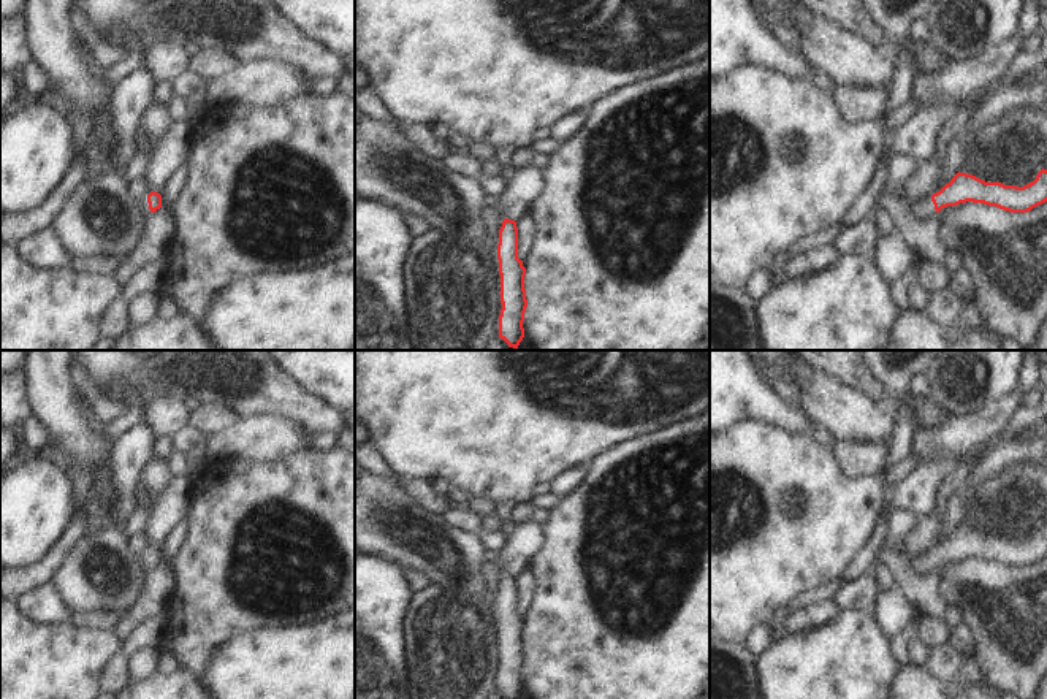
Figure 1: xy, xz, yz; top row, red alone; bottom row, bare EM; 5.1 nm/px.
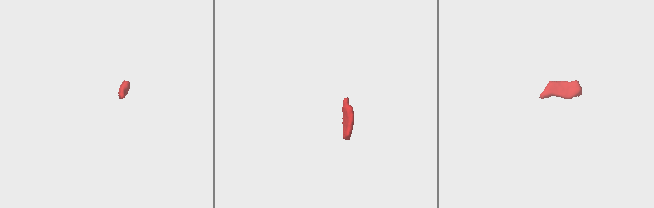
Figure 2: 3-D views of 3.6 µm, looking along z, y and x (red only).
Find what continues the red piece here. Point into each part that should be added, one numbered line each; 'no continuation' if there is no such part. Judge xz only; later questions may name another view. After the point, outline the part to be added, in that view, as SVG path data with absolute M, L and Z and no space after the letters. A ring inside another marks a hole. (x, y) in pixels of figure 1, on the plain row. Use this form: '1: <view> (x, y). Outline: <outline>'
1: xz (494, 558). Outline: M486 550L486 555L485 555L485 561L491 563L497 571L499 571L499 577L497 577L497 591L493 598L493 605L494 609L497 610L497 599L499 599L499 585L502 582L502 577L504 577L504 567L502 567L502 552L491 552L491 550Z

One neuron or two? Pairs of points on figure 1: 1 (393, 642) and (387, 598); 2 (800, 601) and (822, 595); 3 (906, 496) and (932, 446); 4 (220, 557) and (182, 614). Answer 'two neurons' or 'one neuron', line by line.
1: one neuron
2: one neuron
3: two neurons
4: one neuron

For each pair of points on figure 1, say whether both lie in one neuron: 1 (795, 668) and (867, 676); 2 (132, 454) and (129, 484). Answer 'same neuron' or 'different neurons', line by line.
1: same neuron
2: same neuron

